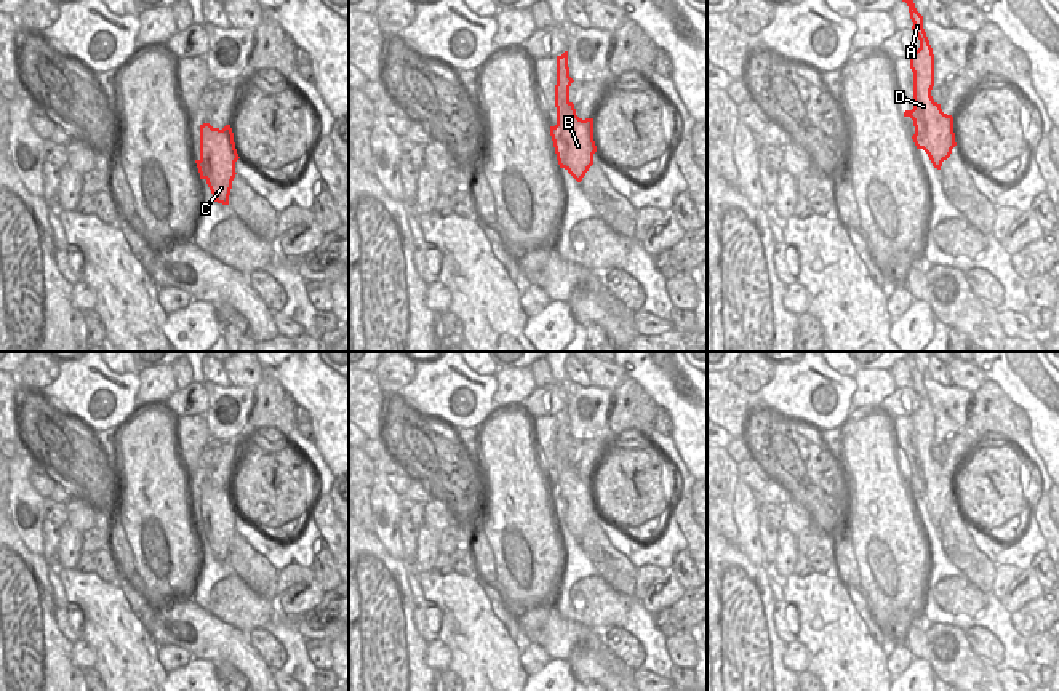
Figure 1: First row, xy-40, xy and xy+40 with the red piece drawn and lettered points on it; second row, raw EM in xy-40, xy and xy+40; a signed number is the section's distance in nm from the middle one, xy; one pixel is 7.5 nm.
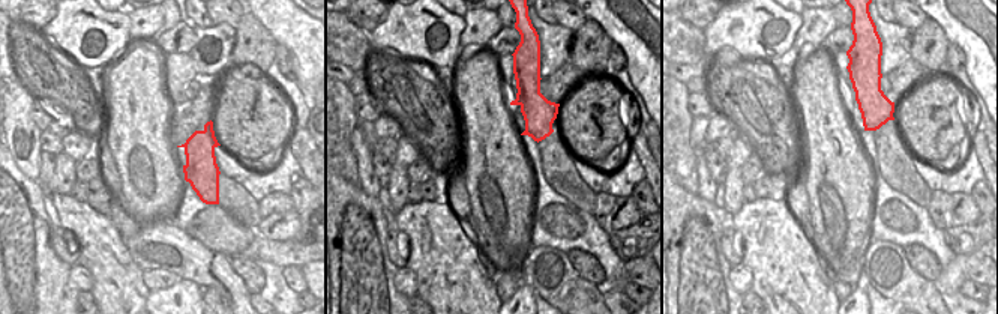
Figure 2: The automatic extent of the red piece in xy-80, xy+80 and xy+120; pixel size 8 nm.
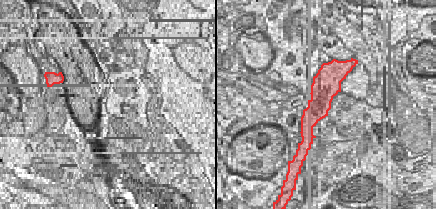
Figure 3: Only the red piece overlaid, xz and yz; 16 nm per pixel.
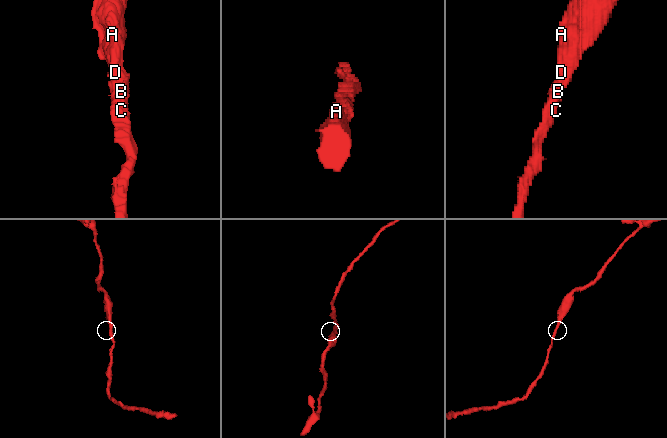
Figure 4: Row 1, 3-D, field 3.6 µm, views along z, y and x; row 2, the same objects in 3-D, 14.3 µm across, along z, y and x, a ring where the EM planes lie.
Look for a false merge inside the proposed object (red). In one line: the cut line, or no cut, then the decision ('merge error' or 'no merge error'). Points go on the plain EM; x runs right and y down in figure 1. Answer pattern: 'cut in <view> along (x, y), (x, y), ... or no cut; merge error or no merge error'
no cut; no merge error

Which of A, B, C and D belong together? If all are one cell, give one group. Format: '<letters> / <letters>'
A B C D

